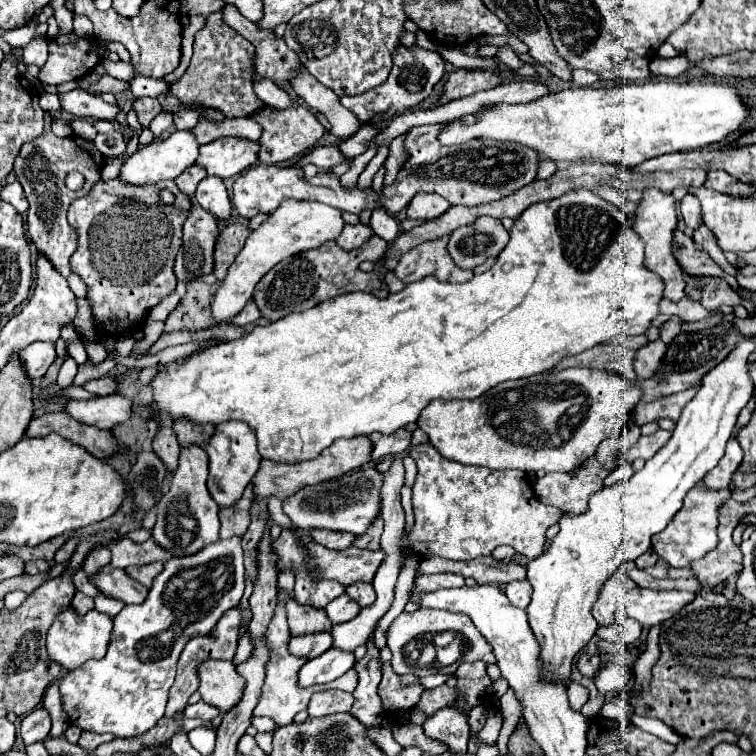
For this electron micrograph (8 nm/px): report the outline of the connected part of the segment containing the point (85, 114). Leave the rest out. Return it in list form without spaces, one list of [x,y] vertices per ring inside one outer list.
[[[82,88],[60,94],[62,108],[76,118],[92,118],[92,120],[116,120],[116,114],[120,112],[118,104],[108,104],[100,96],[94,96]]]

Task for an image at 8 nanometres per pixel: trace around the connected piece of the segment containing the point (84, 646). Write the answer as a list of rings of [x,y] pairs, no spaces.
[[[66,608],[58,614],[56,622],[52,624],[47,633],[46,648],[50,658],[56,660],[66,670],[74,670],[82,666],[86,660],[100,660],[104,658],[112,634],[112,618],[98,610],[90,610],[88,614],[80,616],[72,608]]]

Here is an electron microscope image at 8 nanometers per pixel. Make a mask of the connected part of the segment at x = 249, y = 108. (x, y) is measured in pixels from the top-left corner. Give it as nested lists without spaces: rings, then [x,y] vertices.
[[[212,12],[206,24],[194,36],[194,56],[186,74],[170,86],[170,92],[184,104],[202,104],[216,108],[224,116],[250,116],[264,108],[264,102],[254,94],[250,78],[254,76],[254,46],[236,30],[228,28],[222,12]]]

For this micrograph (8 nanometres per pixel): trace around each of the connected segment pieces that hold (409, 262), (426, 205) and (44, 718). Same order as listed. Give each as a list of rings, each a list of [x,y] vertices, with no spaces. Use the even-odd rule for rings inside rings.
[[[450,236],[428,240],[428,242],[422,242],[420,246],[412,248],[412,250],[408,250],[400,258],[398,266],[394,268],[394,274],[404,284],[422,280],[424,276],[436,276],[436,278],[446,280],[446,282],[468,282],[474,276],[474,272],[472,270],[460,270],[452,262],[448,248],[446,248],[448,238]]]
[[[418,194],[410,202],[406,214],[408,214],[408,218],[414,218],[414,220],[436,220],[448,208],[450,208],[450,204],[446,202],[446,198],[442,198],[438,194]]]
[[[44,708],[32,710],[20,724],[20,736],[27,746],[44,740],[50,734],[50,714]]]

